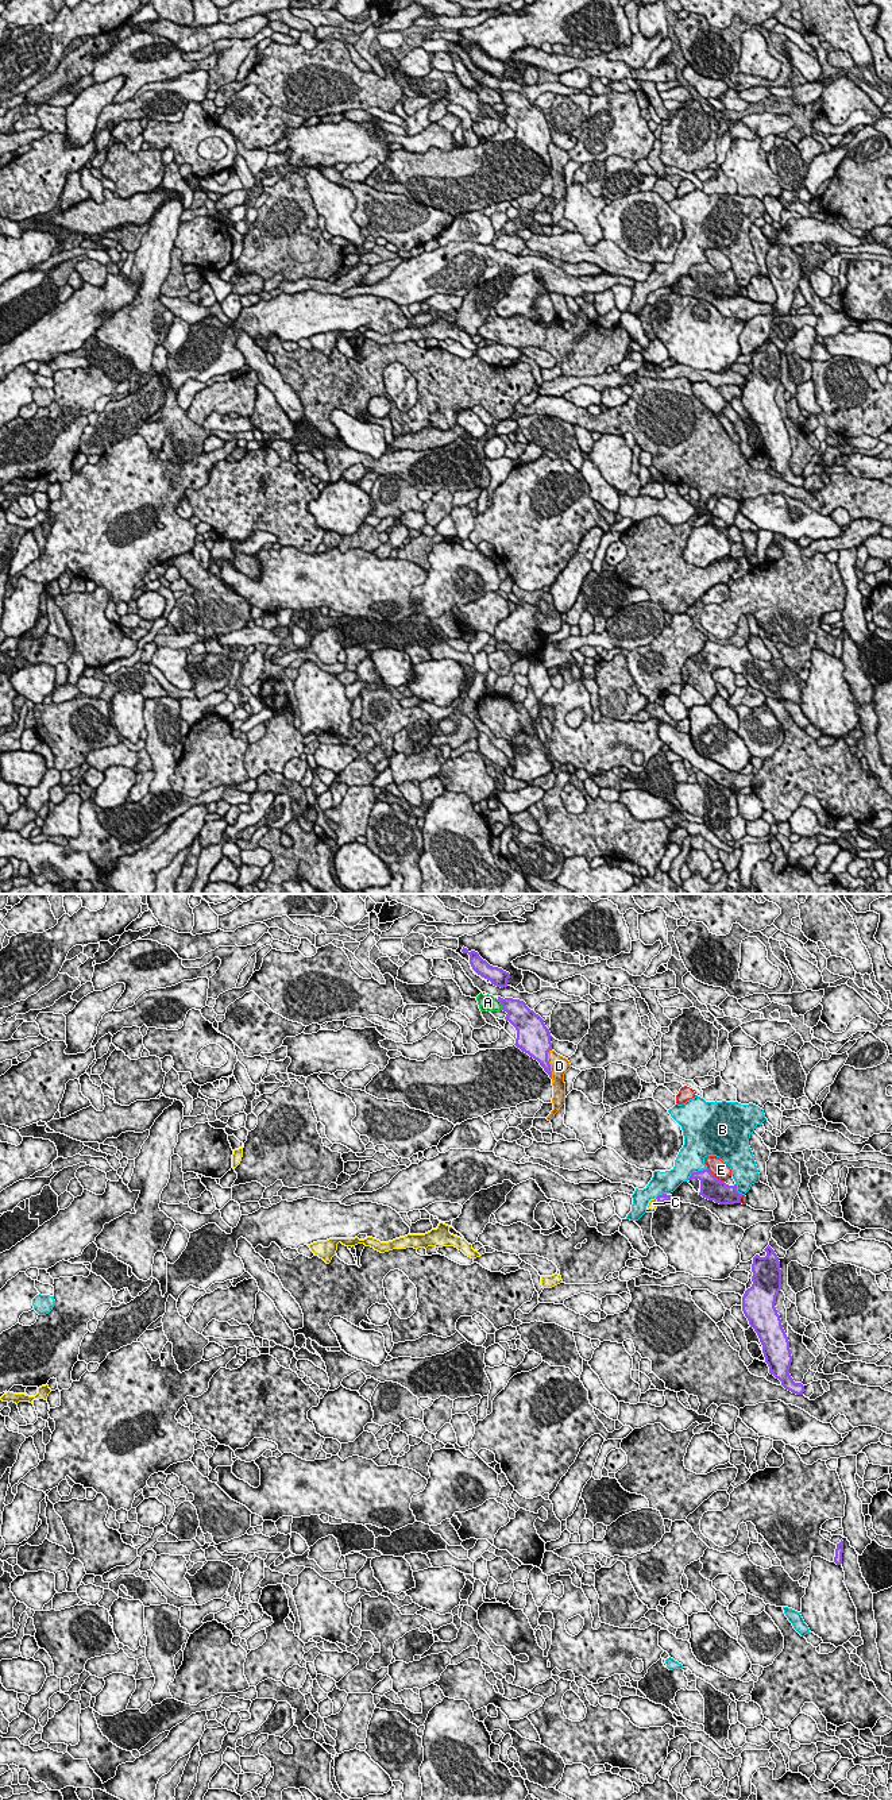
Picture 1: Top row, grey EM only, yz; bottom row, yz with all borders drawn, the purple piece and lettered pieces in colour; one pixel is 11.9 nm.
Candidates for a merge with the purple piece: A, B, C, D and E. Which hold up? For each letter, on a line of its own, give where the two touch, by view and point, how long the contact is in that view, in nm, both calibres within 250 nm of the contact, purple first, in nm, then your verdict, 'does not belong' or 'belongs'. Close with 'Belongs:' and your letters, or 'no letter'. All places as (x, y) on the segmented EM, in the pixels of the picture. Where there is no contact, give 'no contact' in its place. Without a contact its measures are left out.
A: contact yz (501, 1003); length 140 nm; calibres 280 and 190 nm; does not belong
B: contact yz (698, 1171); length 260 nm; calibres 260 and 320 nm; does not belong
C: contact yz (657, 1201); length 80 nm; calibres 100 and 100 nm; belongs
D: contact yz (549, 1064); length 360 nm; calibres 260 and 220 nm; does not belong
E: contact yz (714, 1176); length 260 nm; calibres 280 and 200 nm; does not belong
Belongs: C

